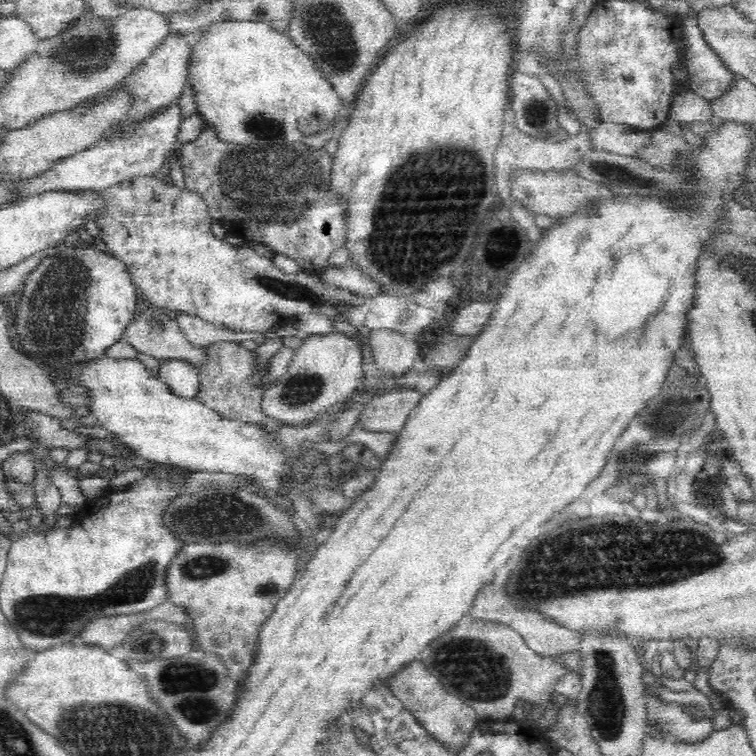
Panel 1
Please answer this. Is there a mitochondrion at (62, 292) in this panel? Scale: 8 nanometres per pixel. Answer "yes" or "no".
yes

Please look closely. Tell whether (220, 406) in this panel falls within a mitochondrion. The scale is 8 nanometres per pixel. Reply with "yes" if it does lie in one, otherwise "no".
no

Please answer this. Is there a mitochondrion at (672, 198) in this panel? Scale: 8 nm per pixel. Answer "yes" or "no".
no

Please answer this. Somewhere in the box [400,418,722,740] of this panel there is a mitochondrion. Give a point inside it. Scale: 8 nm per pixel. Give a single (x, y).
(475, 670)

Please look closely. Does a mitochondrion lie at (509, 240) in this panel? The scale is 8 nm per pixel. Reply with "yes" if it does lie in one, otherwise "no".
no

